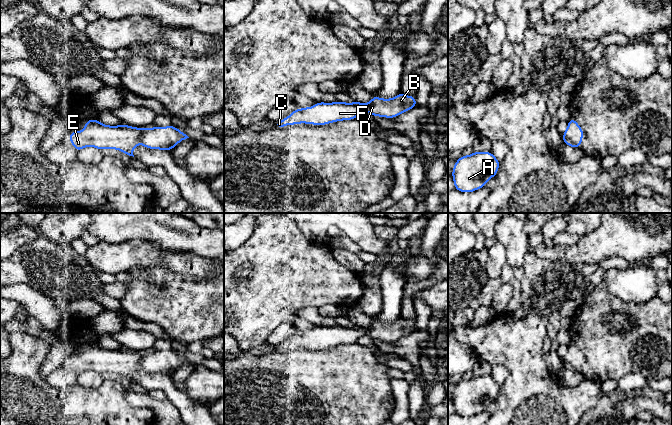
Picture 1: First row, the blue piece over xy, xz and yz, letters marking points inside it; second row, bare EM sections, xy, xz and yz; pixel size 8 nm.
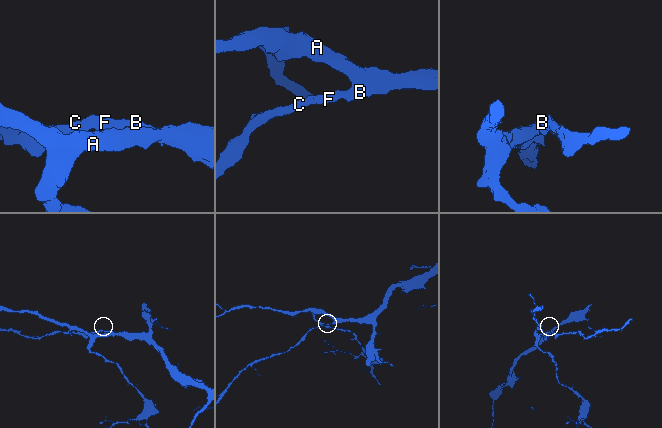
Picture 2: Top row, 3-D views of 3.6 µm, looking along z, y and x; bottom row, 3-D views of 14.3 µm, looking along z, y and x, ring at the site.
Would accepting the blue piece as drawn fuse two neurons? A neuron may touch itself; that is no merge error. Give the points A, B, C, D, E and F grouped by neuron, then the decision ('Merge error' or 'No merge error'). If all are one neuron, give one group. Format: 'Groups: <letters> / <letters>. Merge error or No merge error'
Groups: A B C D E F. No merge error

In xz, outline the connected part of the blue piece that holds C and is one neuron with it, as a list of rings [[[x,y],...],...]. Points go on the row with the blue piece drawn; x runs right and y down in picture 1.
[[[401,92],[392,99],[381,99],[374,95],[368,104],[357,101],[354,103],[318,102],[314,107],[294,110],[288,117],[276,122],[274,127],[283,128],[288,124],[296,125],[299,123],[321,126],[336,121],[355,119],[361,112],[368,112],[373,116],[394,118],[416,106],[415,96],[407,96]]]

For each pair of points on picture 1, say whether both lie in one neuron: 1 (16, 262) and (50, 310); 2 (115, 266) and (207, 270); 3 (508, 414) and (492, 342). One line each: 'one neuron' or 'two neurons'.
1: two neurons
2: one neuron
3: one neuron

